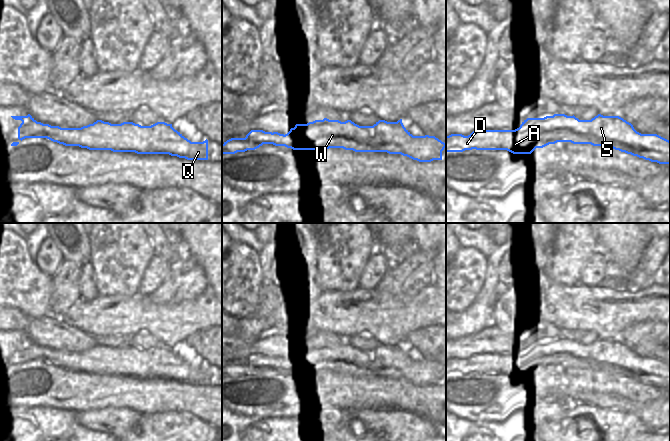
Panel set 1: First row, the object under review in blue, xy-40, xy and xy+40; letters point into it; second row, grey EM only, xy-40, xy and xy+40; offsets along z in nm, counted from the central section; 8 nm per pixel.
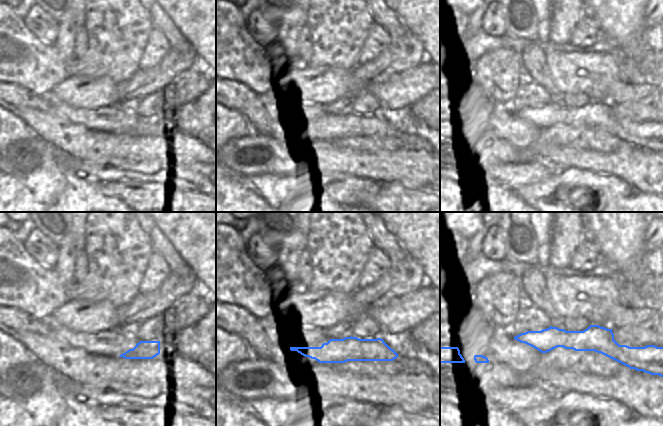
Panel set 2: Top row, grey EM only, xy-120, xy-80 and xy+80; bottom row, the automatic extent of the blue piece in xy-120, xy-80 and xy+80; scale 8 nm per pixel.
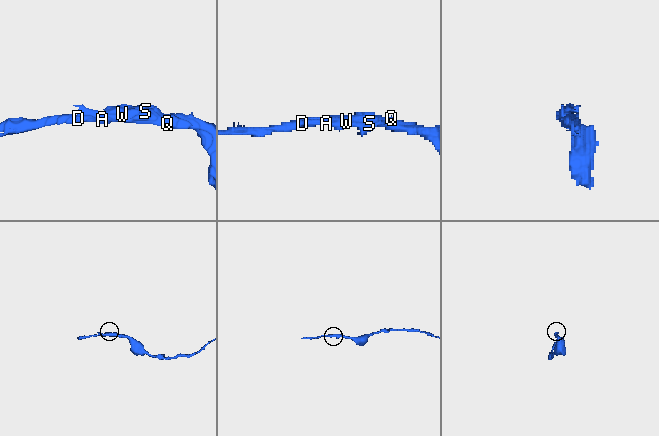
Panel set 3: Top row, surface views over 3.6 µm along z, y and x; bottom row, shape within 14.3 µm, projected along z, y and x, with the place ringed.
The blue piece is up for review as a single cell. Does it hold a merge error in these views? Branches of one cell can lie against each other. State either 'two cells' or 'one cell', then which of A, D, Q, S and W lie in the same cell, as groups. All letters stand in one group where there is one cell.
one cell | A D Q S W

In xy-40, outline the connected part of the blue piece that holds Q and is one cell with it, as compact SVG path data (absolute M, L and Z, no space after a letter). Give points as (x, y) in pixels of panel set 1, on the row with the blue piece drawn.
M30 114L11 117L22 121L18 127L18 139L21 141L25 138L47 138L65 146L79 146L89 150L111 150L113 152L135 152L137 154L169 154L187 160L208 160L207 139L203 142L191 142L175 130L172 124L165 122L157 122L151 126L141 126L133 122L111 124L97 120L93 124L81 128L61 128L37 122Z

